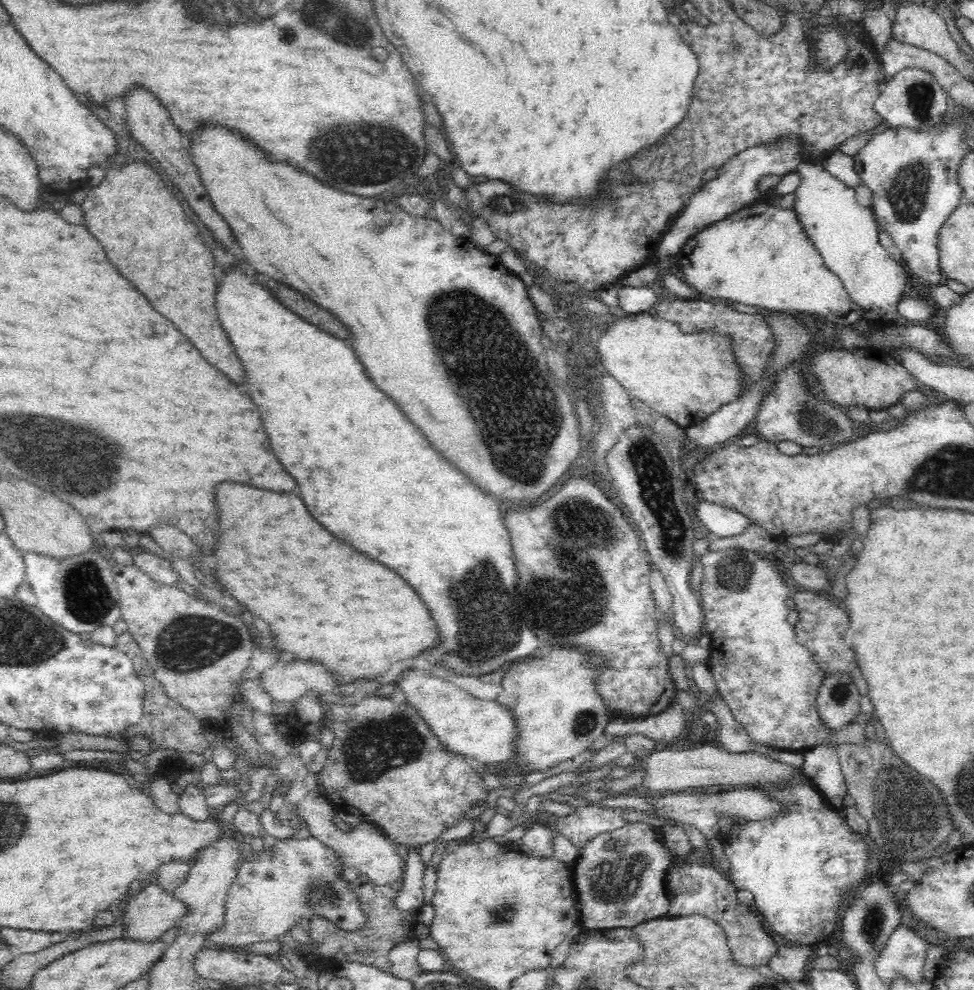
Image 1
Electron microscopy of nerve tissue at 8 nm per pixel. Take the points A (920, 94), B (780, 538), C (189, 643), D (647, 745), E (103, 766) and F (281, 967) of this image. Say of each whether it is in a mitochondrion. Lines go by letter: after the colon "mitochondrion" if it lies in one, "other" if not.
A: mitochondrion
B: other
C: mitochondrion
D: other
E: other
F: other

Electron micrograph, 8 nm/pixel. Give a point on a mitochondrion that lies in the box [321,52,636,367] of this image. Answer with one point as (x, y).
(502, 204)

